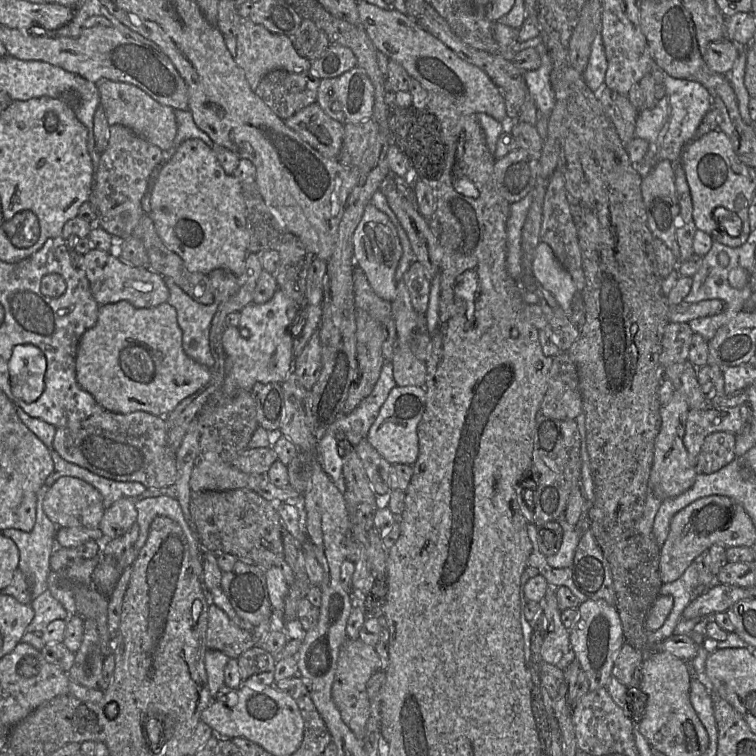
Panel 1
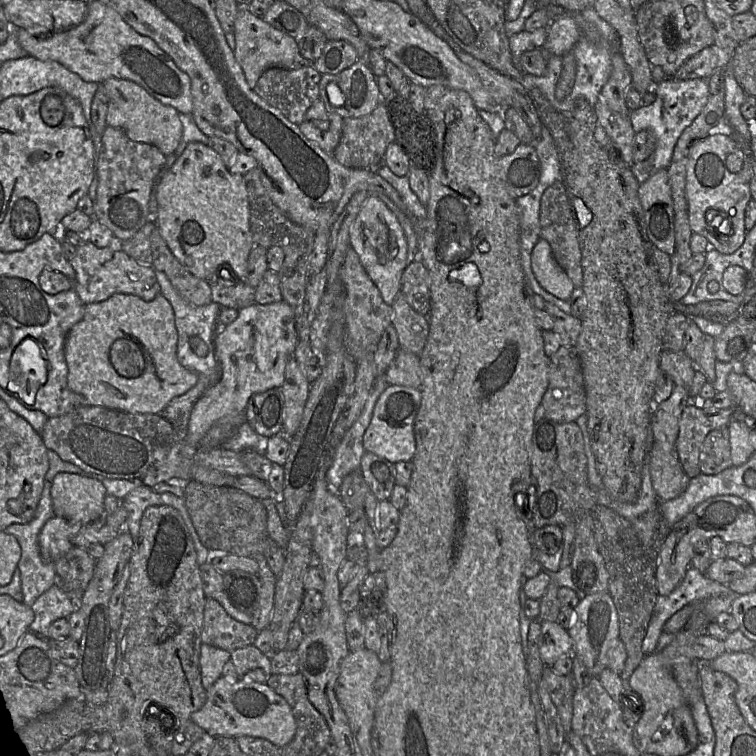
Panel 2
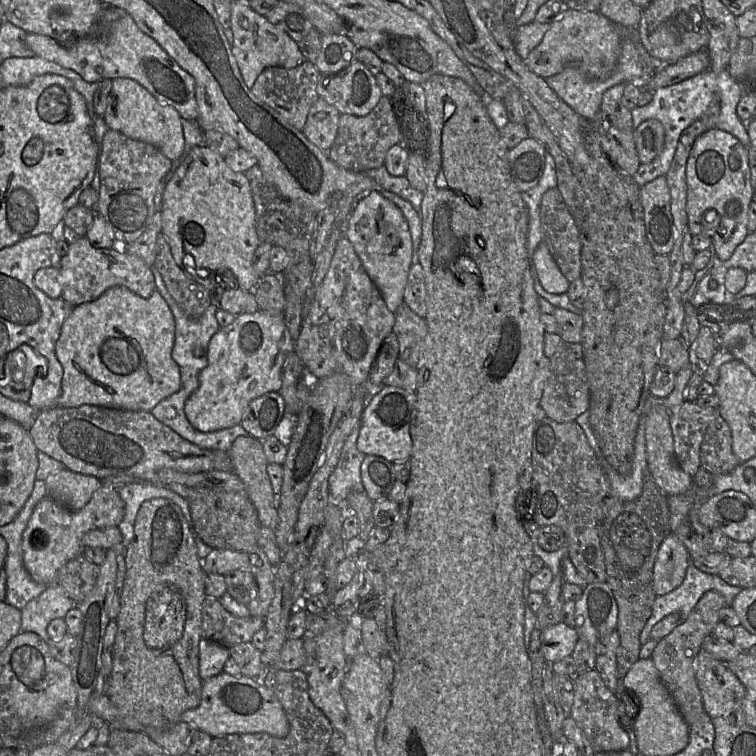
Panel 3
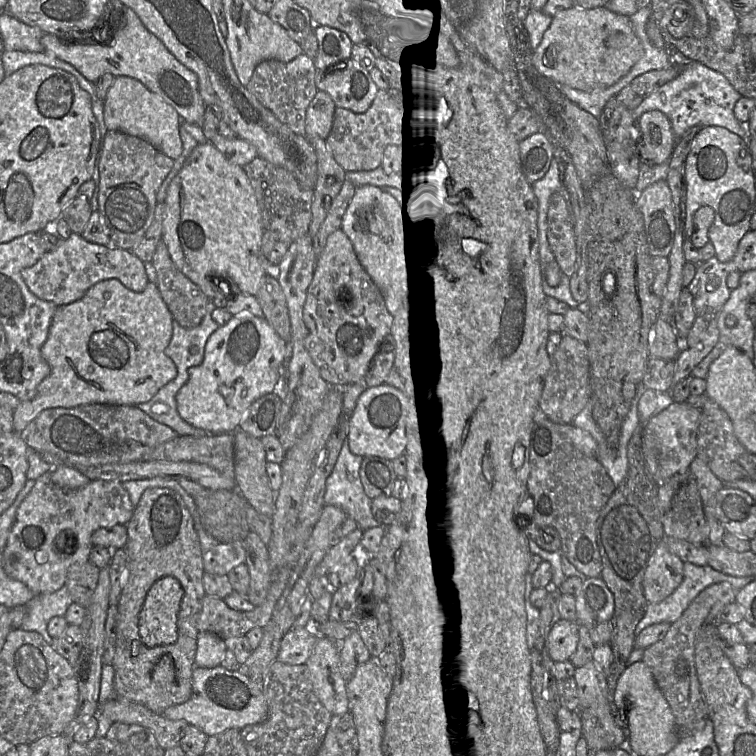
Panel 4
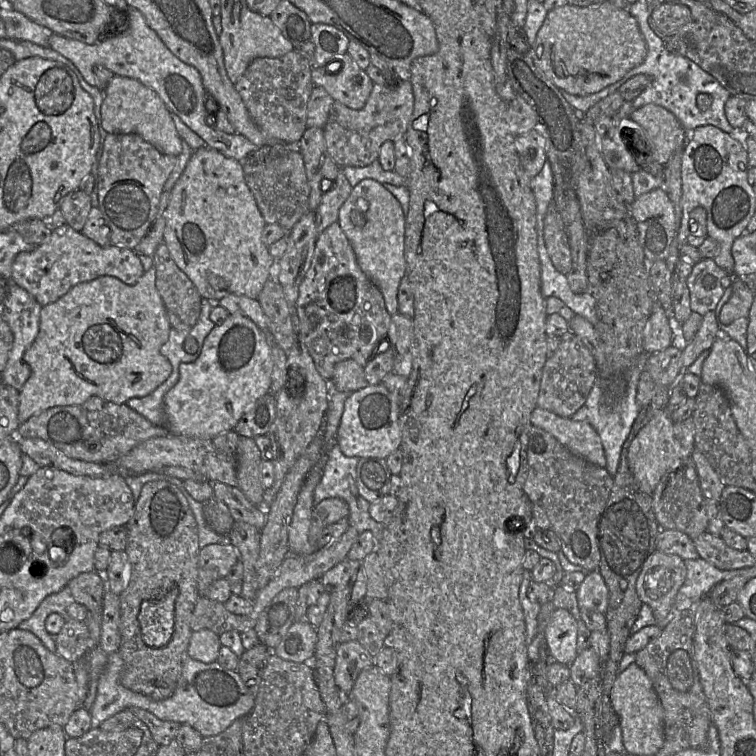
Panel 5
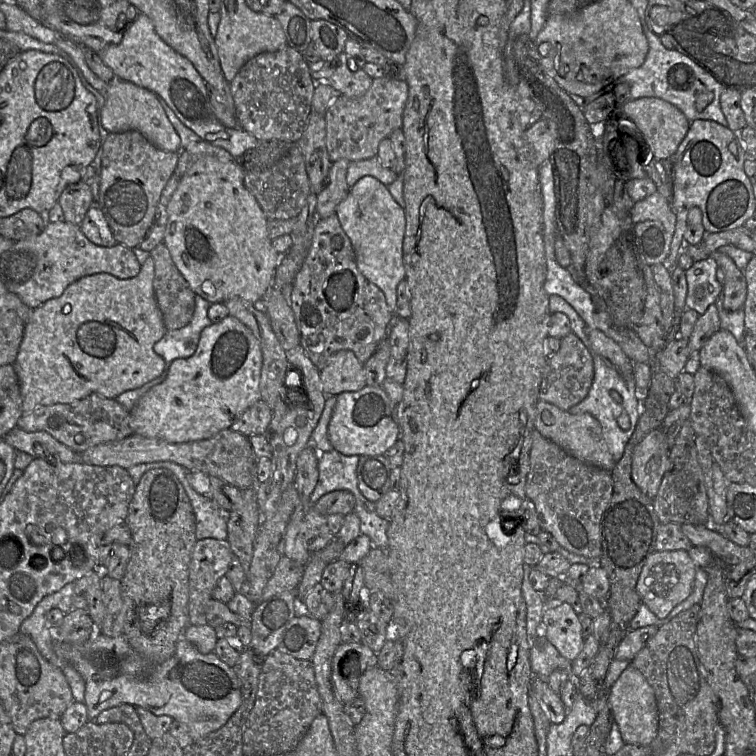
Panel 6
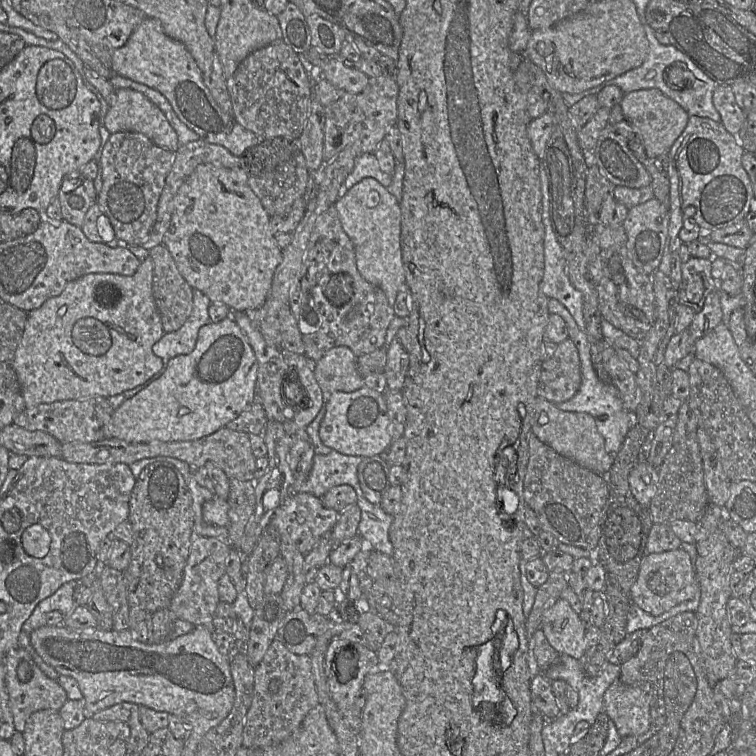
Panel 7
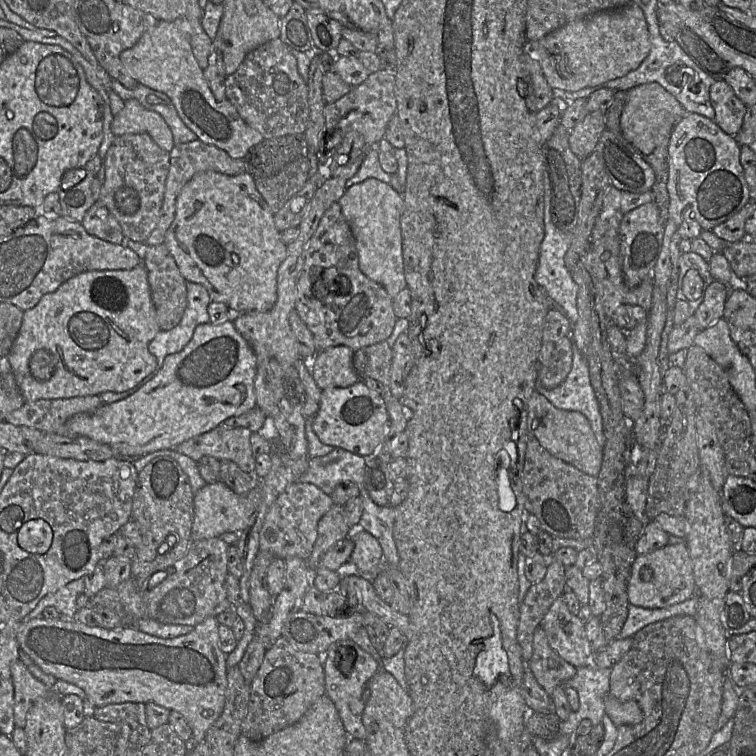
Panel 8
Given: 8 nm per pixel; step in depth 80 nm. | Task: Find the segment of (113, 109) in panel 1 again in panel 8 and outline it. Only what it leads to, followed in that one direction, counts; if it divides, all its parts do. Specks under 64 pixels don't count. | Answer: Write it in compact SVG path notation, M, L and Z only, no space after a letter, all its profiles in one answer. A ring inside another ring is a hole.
M129 99L111 124L113 133L148 133L163 149L170 152L175 146L171 128L161 114L145 108L138 100Z

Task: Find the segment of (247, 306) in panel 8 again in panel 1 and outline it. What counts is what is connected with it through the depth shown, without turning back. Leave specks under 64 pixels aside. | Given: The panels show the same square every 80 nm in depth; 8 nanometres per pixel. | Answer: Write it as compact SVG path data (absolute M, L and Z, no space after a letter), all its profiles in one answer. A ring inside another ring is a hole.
M191 138L181 143L179 147L174 145L163 151L163 158L160 164L151 174L149 188L152 190L150 218L153 220L155 229L165 246L176 253L191 272L199 272L208 275L212 270L222 268L239 276L243 269L247 255L249 254L249 232L246 223L246 205L242 194L242 183L234 176L227 174L219 163L213 149L199 138Z

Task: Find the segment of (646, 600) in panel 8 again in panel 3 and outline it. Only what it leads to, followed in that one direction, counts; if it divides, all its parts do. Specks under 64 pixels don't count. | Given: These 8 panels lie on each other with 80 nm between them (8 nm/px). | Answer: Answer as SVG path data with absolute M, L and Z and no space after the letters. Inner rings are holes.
M673 533L661 543L653 568L653 589L657 596L670 593L683 582L691 556Z

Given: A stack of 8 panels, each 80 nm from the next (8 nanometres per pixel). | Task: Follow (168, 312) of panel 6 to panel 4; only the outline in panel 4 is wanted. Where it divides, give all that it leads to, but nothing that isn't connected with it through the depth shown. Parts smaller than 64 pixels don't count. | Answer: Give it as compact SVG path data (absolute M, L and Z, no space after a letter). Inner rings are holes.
M163 239L157 245L152 263L157 273L158 290L173 320L186 329L199 325L209 299L178 269Z

